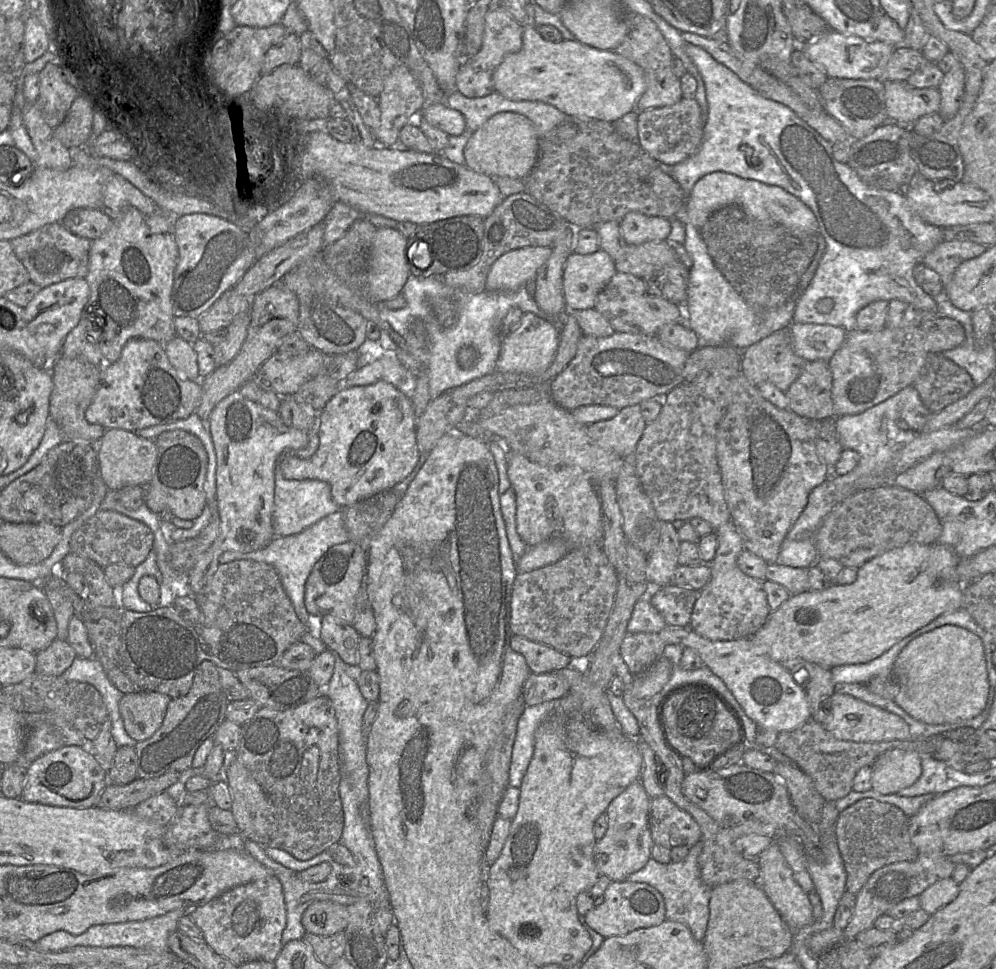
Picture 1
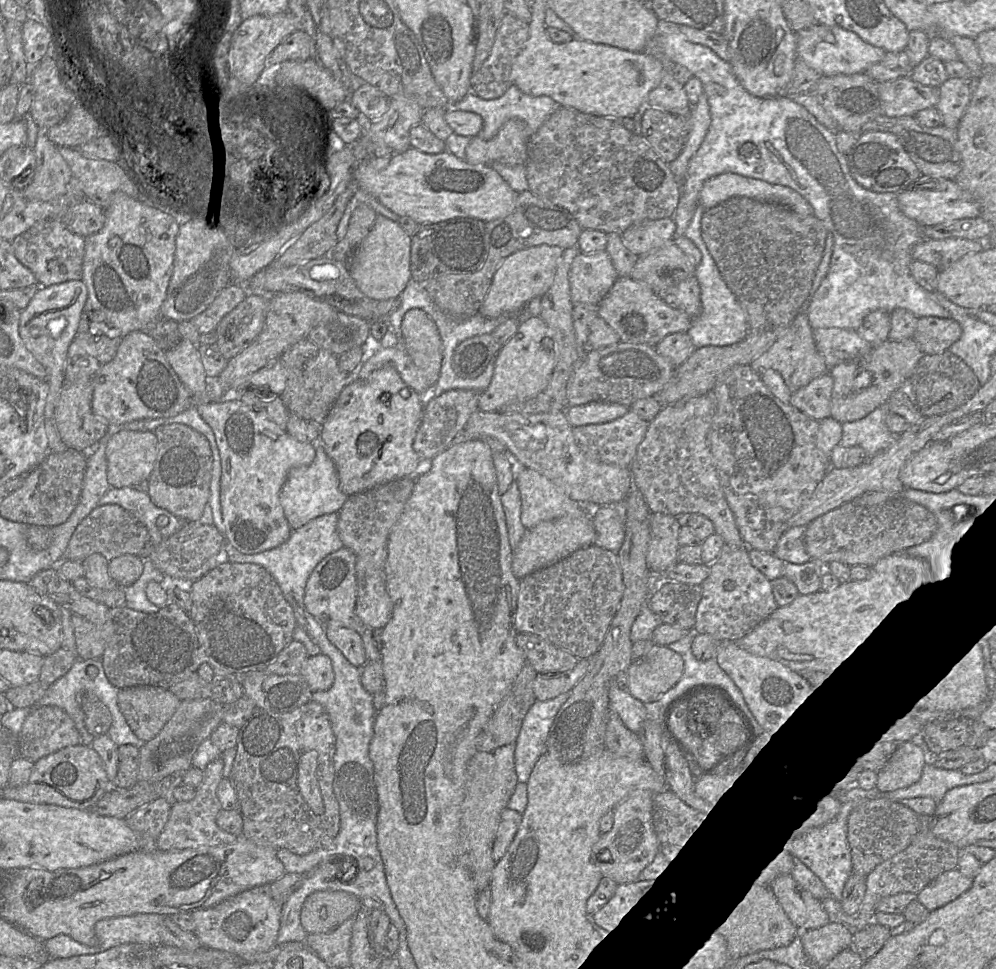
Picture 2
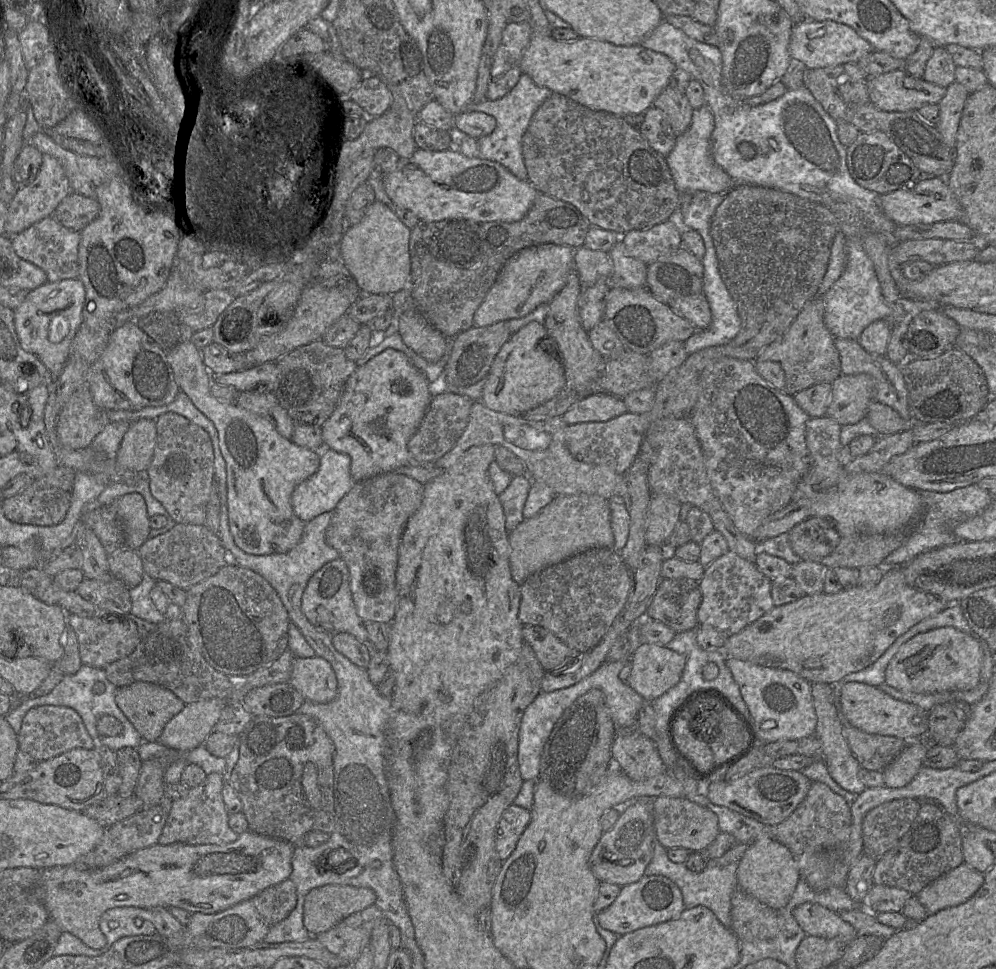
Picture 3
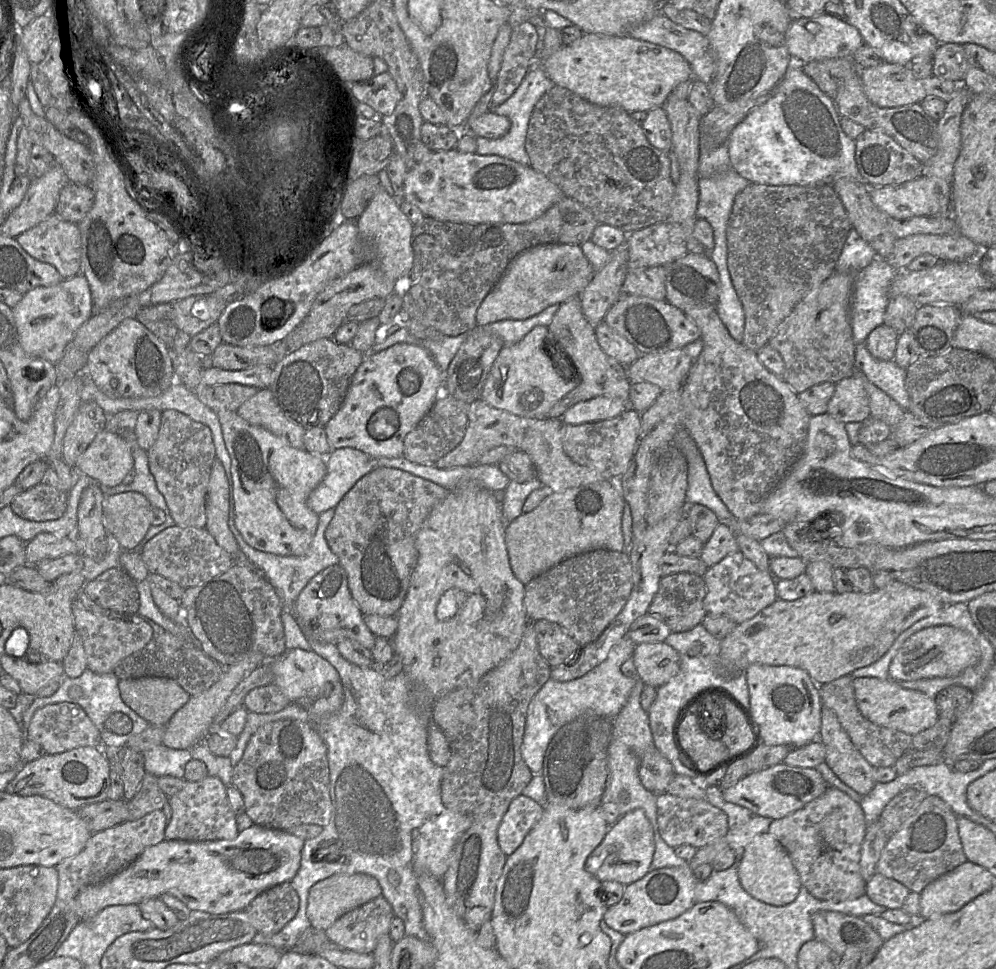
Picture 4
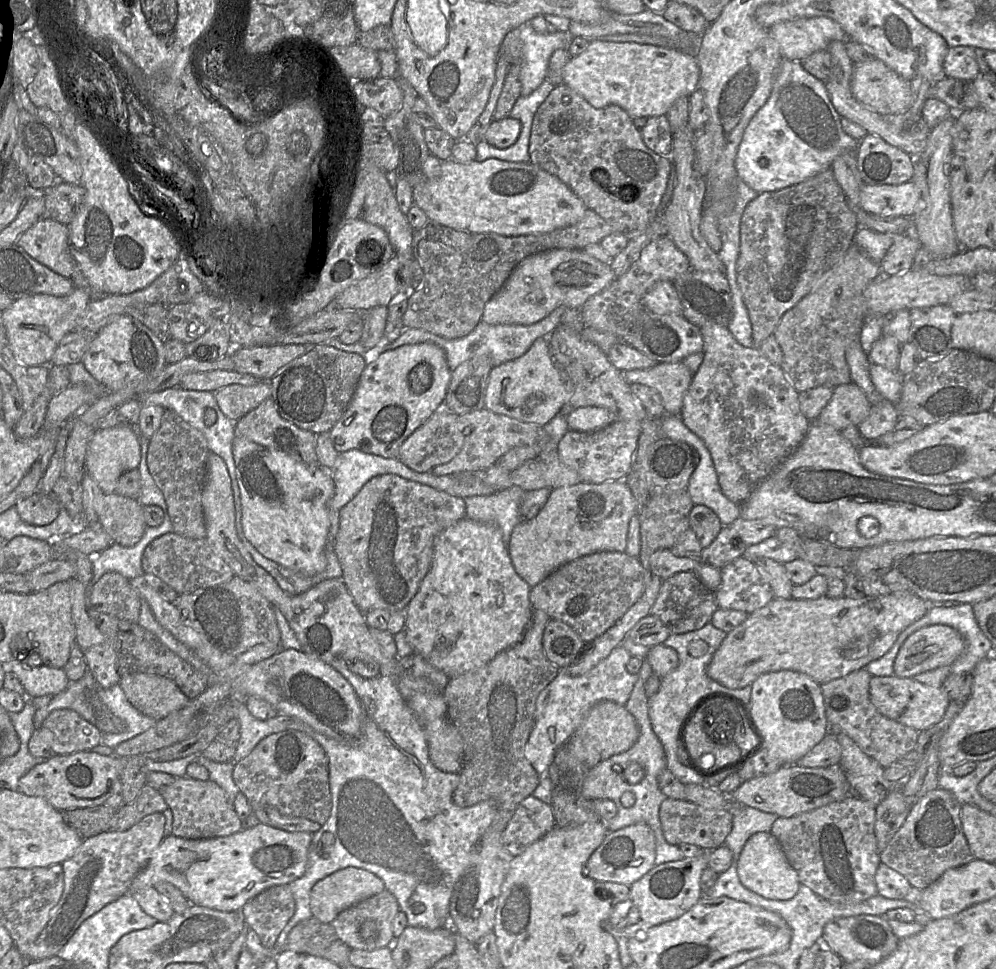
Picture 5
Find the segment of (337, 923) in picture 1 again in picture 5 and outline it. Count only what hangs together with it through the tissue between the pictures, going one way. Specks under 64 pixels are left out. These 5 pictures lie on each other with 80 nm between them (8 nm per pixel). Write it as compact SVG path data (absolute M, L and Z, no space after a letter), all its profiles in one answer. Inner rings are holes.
M347 867L318 881L310 894L312 916L330 924L342 911L381 893L385 884L367 870Z

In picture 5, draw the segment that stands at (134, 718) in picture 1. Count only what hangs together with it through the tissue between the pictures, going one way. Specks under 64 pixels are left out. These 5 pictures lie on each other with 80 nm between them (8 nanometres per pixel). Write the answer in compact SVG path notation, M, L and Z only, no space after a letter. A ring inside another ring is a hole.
M126 674L121 676L118 685L133 707L156 721L181 710L190 702L173 680L159 675Z

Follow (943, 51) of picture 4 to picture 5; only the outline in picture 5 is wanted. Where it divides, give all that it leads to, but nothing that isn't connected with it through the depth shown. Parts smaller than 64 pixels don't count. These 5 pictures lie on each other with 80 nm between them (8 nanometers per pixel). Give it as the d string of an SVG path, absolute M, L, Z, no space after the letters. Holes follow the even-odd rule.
M949 47L943 62L943 70L946 77L972 81L979 74L975 48Z

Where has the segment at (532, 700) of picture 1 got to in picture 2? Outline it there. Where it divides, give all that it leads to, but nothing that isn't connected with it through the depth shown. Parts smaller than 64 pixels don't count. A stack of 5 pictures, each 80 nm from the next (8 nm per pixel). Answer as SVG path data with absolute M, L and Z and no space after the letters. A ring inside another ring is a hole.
M579 659L574 669L555 673L538 673L533 684L536 700L546 701L569 692L584 677L589 667L590 659Z

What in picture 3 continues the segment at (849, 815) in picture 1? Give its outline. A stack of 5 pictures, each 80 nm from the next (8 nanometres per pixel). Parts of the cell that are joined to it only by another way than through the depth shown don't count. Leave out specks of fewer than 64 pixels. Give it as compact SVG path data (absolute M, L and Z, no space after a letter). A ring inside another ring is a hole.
M903 798L870 810L862 821L863 853L875 859L895 847L916 819L922 802Z

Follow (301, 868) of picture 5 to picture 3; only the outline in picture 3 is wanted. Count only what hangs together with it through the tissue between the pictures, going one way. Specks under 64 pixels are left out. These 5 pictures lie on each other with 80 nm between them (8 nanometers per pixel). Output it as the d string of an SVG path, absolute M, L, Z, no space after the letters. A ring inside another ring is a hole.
M249 830L234 842L215 845L156 844L140 849L115 863L95 870L80 870L75 866L42 869L36 887L37 897L48 911L48 919L56 922L63 932L69 932L87 946L100 949L106 939L99 928L104 912L117 907L178 907L190 913L214 914L242 901L253 899L266 888L290 878L295 847L284 840L258 835Z

